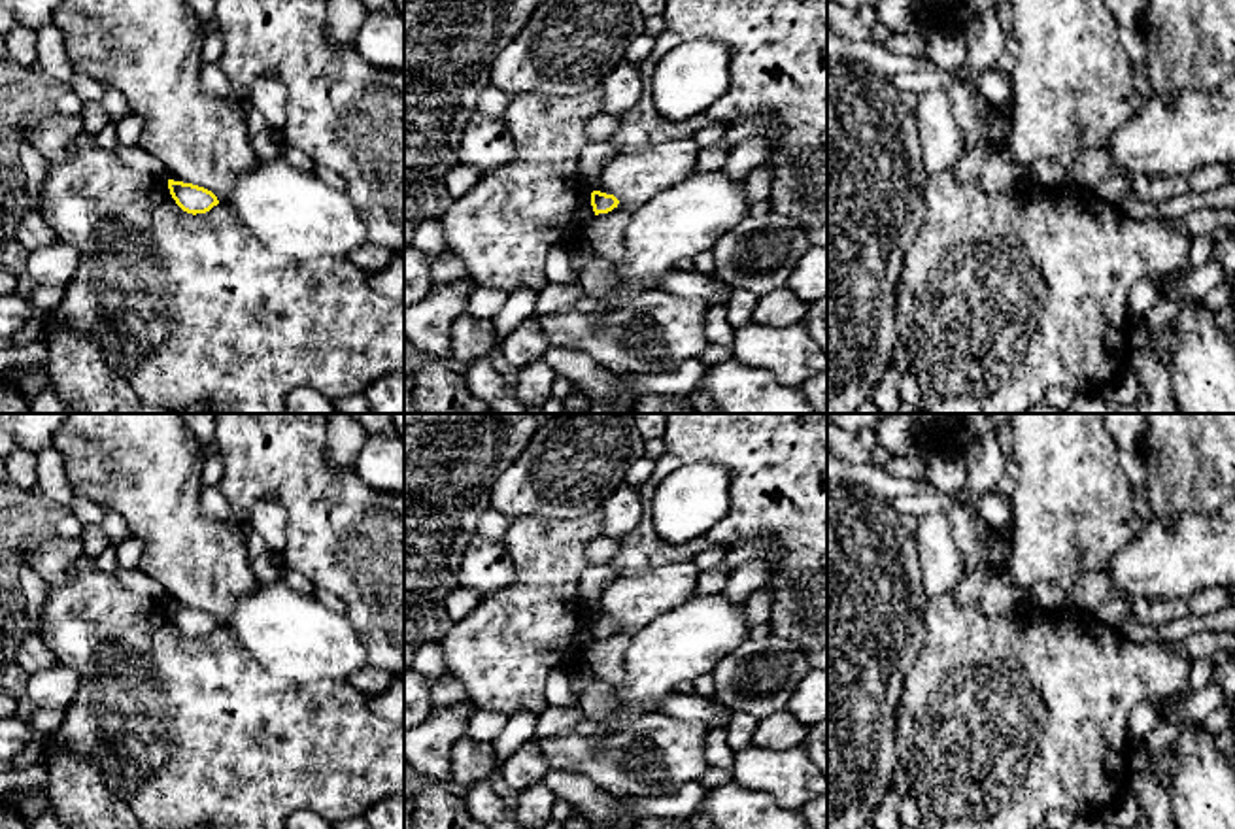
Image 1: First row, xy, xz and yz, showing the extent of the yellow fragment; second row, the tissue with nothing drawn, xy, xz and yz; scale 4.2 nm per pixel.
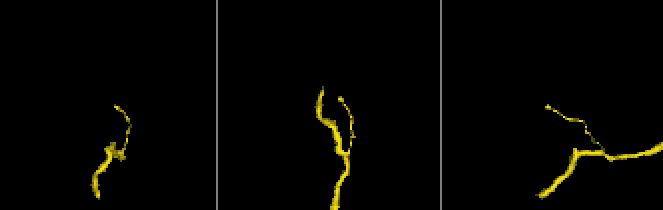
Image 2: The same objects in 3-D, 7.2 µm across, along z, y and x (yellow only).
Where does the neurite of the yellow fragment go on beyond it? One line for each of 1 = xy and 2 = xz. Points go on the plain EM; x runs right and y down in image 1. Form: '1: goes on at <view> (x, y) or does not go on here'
1: does not go on here
2: does not go on here

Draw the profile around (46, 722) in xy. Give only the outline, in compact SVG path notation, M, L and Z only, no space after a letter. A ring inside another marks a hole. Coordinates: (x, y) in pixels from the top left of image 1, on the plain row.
M36 708L30 716L30 729L40 736L49 736L59 731L64 721L64 710L59 708Z

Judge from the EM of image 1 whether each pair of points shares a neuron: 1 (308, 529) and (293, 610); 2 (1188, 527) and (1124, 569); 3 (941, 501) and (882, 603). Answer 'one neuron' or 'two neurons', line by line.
1: two neurons
2: one neuron
3: two neurons

